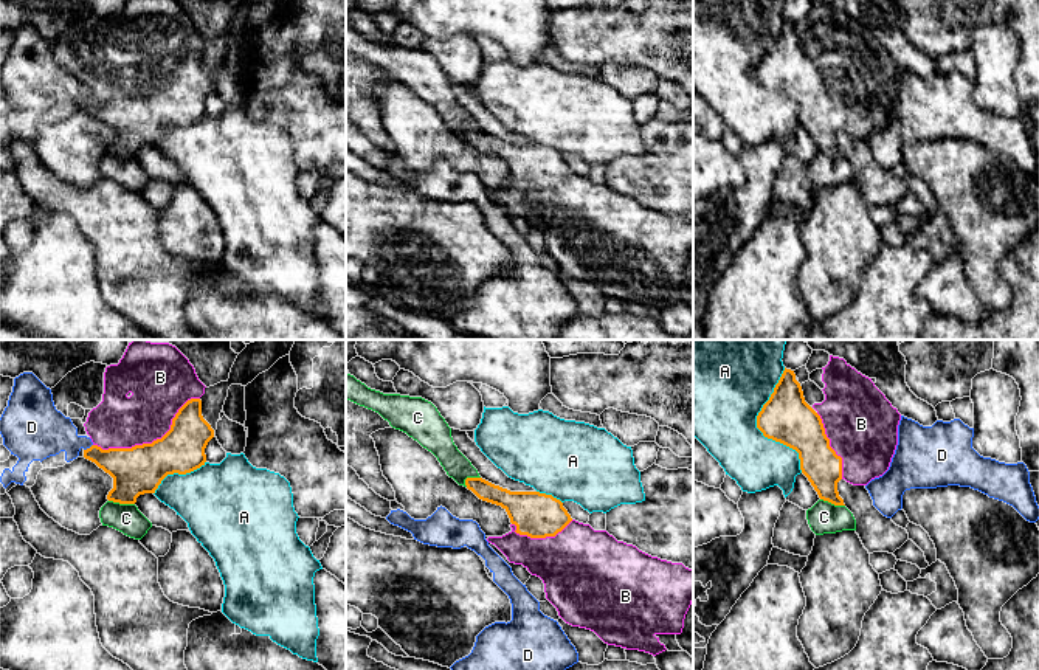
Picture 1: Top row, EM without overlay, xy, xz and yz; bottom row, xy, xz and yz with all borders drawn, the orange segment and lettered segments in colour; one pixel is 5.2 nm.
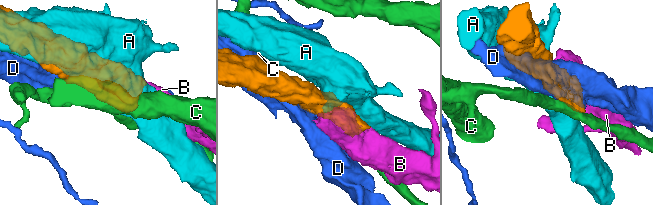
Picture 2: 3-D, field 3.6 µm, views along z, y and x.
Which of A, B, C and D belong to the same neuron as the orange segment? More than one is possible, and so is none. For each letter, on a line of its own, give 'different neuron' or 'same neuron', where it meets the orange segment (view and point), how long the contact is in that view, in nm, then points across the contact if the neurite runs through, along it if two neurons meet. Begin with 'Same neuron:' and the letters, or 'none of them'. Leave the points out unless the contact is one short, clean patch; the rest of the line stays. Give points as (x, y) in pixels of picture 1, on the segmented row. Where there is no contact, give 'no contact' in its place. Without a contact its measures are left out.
Same neuron: B
A: different neuron; meets orange in yz at (757, 427); contact 550 nm long
B: same neuron; meets orange in xy at (152, 442); contact 600 nm long
C: different neuron; meets orange in xy at (121, 503); contact 140 nm long
D: different neuron; meets orange in xy at (87, 448); contact 60 nm long

